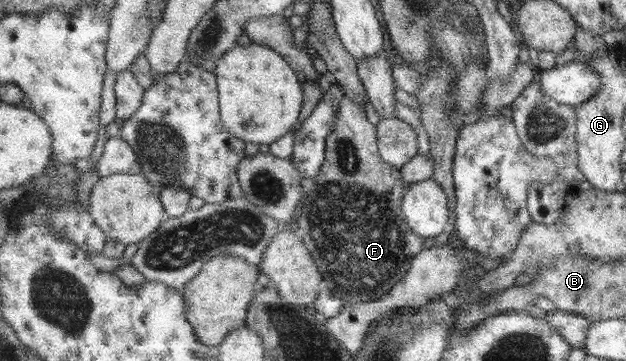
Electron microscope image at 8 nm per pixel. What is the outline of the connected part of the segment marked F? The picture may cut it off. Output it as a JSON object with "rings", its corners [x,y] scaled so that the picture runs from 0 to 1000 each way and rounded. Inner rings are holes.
{"rings":[[[553,260],[545,271],[540,327],[532,368],[522,382],[521,396],[521,449],[516,454],[513,482],[502,496],[503,515],[479,560],[473,584],[471,620],[481,637],[482,665],[490,684],[495,687],[497,706],[508,731],[510,751],[516,751],[516,773],[522,784],[522,795],[530,812],[530,820],[548,828],[548,839],[586,839],[589,834],[602,834],[615,814],[621,814],[631,792],[647,767],[647,759],[657,745],[663,709],[677,693],[679,659],[668,645],[663,645],[655,620],[647,607],[647,593],[642,582],[645,540],[652,521],[650,507],[644,501],[644,485],[637,465],[626,460],[610,438],[604,404],[604,355],[586,330],[580,288],[570,285]]]}

